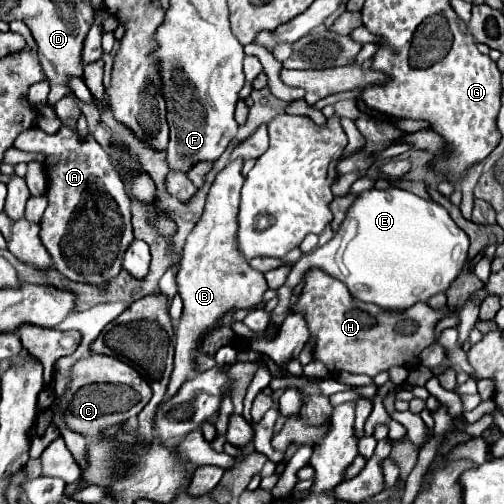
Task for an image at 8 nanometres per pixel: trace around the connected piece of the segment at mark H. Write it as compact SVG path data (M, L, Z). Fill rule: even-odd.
M310 269L304 275L304 289L298 303L292 307L304 309L310 335L316 337L314 357L322 361L330 373L364 373L374 377L388 371L394 365L414 367L420 363L420 353L436 341L434 329L440 319L444 319L450 309L432 309L426 303L416 303L406 311L390 311L364 303L350 295L348 287L338 279L330 277L322 269ZM408 317L408 333L406 333Z

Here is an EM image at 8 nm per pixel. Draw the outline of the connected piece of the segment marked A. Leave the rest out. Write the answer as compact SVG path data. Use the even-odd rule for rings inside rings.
M66 125L56 133L22 131L14 147L46 155L48 207L40 221L40 239L50 253L54 267L68 279L102 287L122 271L122 257L134 241L130 225L130 199L124 183L114 171L106 149L92 135L82 143L78 133Z

